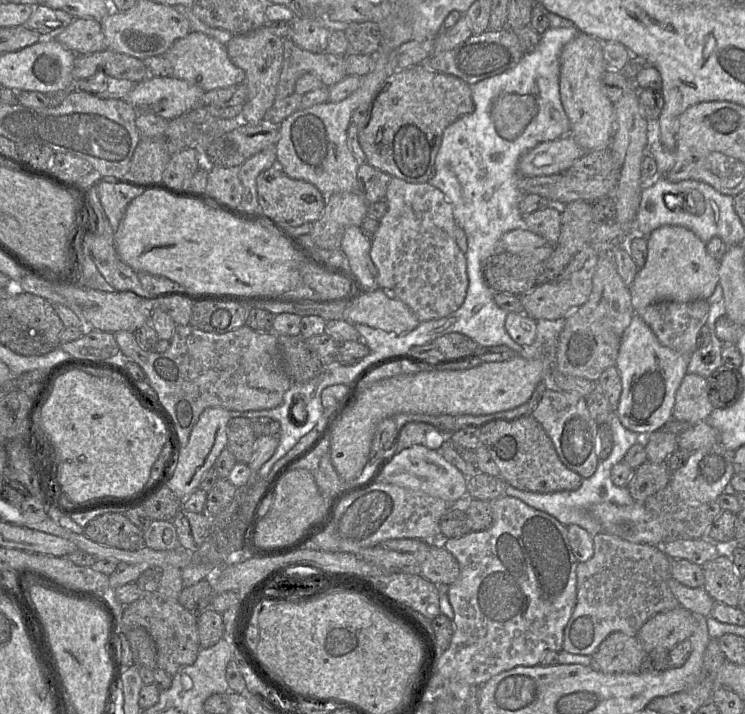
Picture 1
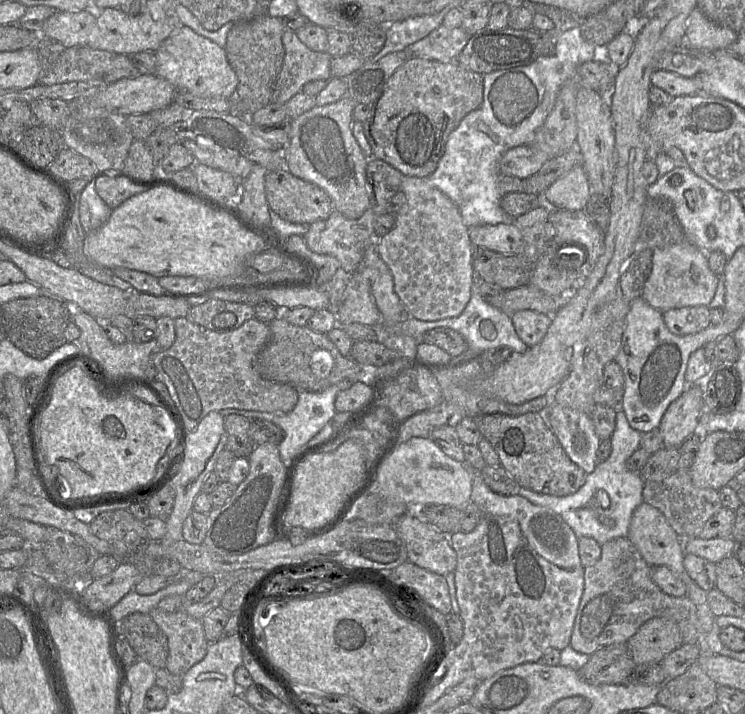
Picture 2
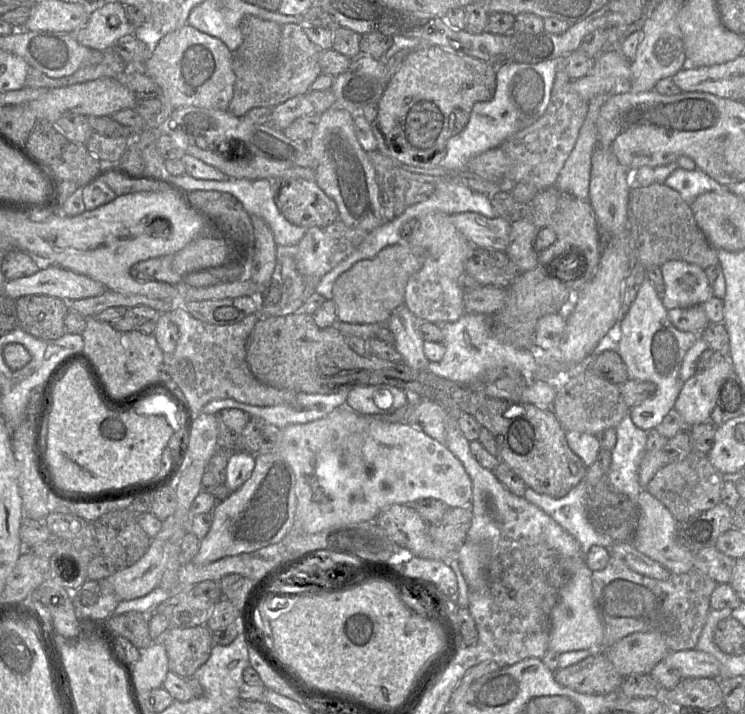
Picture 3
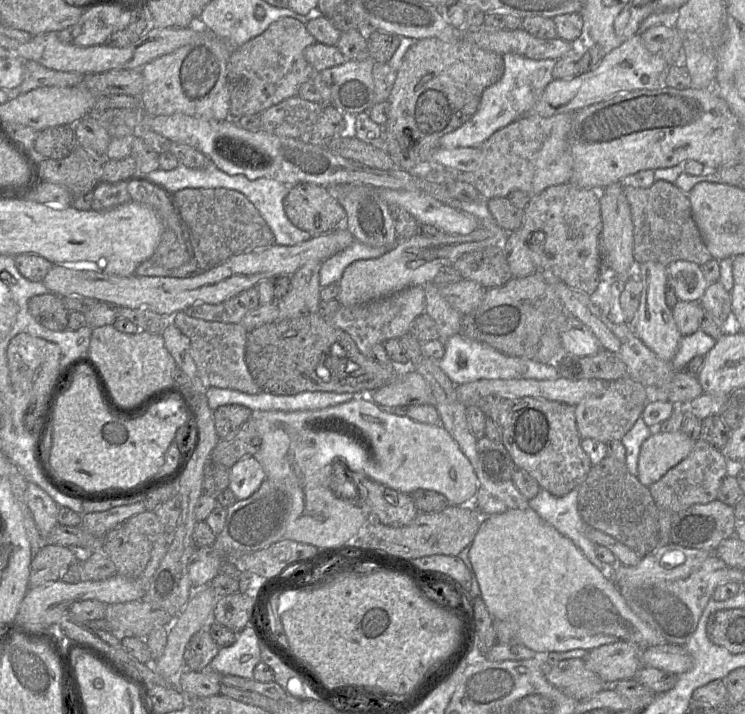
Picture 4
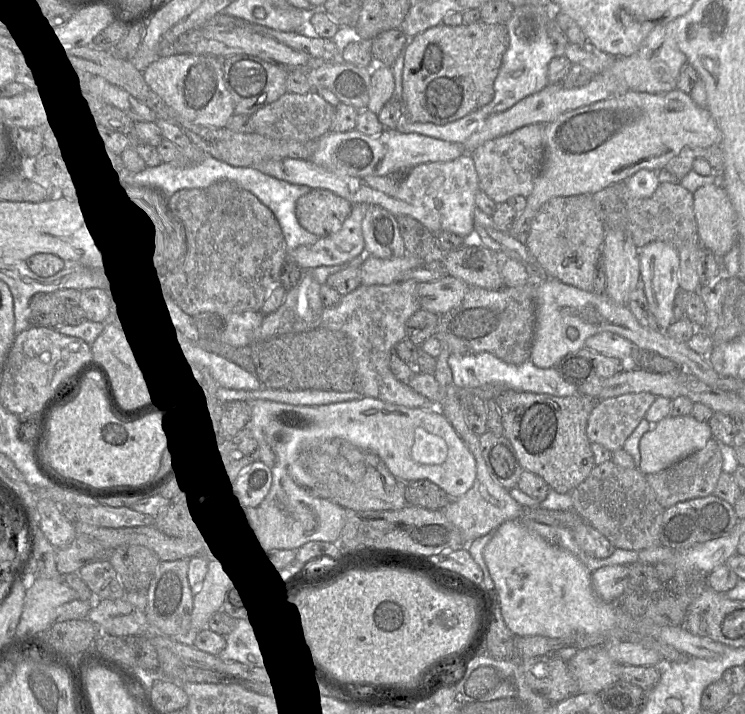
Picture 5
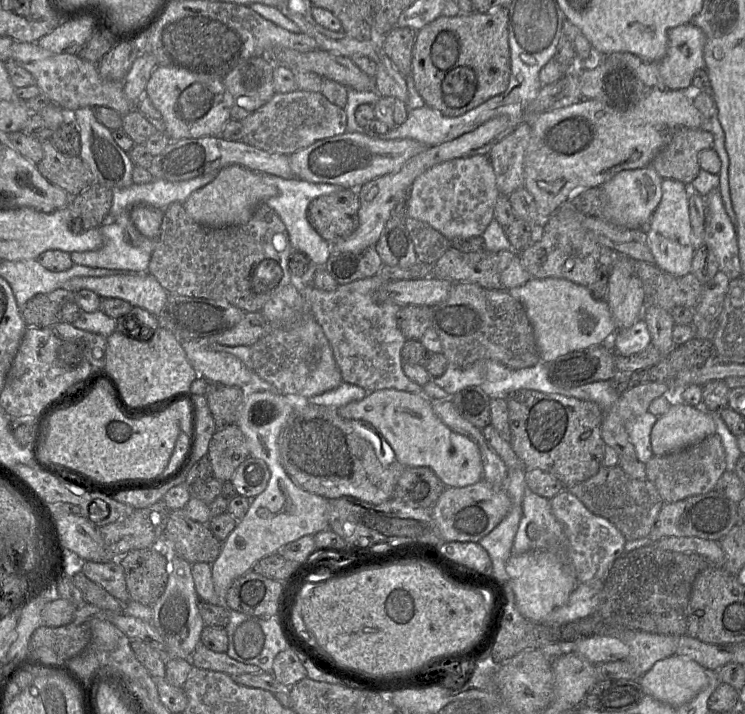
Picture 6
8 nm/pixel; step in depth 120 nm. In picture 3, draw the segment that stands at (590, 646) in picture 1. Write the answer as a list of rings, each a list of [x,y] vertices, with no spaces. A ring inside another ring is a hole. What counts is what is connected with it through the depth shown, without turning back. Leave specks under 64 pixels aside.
[[[611,555],[607,566],[592,574],[594,603],[604,625],[601,647],[596,651],[605,652],[621,639],[639,632],[659,633],[670,652],[695,649],[711,609],[711,595],[718,585],[709,576],[695,568],[685,574],[671,575],[666,581],[656,580],[634,572],[623,559]]]

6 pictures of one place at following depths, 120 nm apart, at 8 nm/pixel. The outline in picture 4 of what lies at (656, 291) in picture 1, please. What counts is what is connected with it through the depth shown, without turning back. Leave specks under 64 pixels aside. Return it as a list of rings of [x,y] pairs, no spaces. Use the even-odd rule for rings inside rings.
[[[677,260],[667,265],[668,285],[677,299],[699,302],[709,286],[701,267],[694,262]]]

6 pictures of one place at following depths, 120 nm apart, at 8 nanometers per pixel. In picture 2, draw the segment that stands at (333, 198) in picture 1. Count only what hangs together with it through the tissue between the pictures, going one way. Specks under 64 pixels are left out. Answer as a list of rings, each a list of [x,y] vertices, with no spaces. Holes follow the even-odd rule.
[[[368,208],[357,219],[349,219],[339,211],[333,210],[327,219],[309,224],[303,238],[311,251],[335,257],[345,272],[353,273],[361,266],[365,248],[374,241],[375,216],[372,208]]]

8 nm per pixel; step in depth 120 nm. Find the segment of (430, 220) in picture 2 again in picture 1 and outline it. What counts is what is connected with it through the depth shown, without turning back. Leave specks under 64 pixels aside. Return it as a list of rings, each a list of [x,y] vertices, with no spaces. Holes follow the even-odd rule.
[[[397,177],[389,181],[384,199],[388,210],[379,220],[370,249],[370,257],[378,270],[378,288],[404,302],[420,322],[450,315],[464,302],[469,283],[466,256],[454,236],[456,221],[452,204],[441,190],[428,182],[409,183]]]

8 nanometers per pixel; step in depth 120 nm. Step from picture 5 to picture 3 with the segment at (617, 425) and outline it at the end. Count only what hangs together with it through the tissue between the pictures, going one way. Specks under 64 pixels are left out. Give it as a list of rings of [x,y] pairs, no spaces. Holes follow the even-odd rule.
[[[583,366],[571,367],[566,371],[565,377],[565,380],[559,381],[558,383],[556,396],[551,409],[566,431],[577,431],[596,436],[603,430],[616,428],[622,419],[629,414],[630,409],[626,405],[618,385],[601,378]]]

